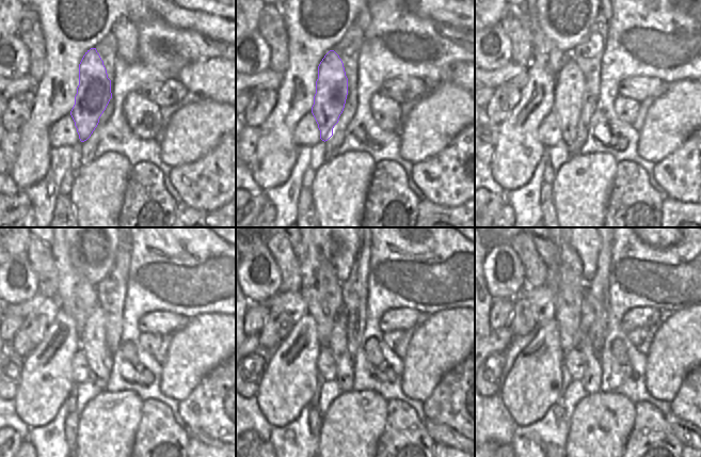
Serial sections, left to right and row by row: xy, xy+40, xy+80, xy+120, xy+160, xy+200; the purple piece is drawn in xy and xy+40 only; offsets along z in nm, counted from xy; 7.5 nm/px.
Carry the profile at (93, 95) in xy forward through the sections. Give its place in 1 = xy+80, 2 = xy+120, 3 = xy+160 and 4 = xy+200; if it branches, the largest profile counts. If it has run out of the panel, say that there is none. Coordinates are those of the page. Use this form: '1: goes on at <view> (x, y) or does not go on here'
1: goes on at xy+80 (570, 85)
2: goes on at xy+120 (93, 343)
3: goes on at xy+160 (337, 344)
4: goes on at xy+200 (591, 380)

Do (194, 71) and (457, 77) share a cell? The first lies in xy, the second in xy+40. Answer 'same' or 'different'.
same

